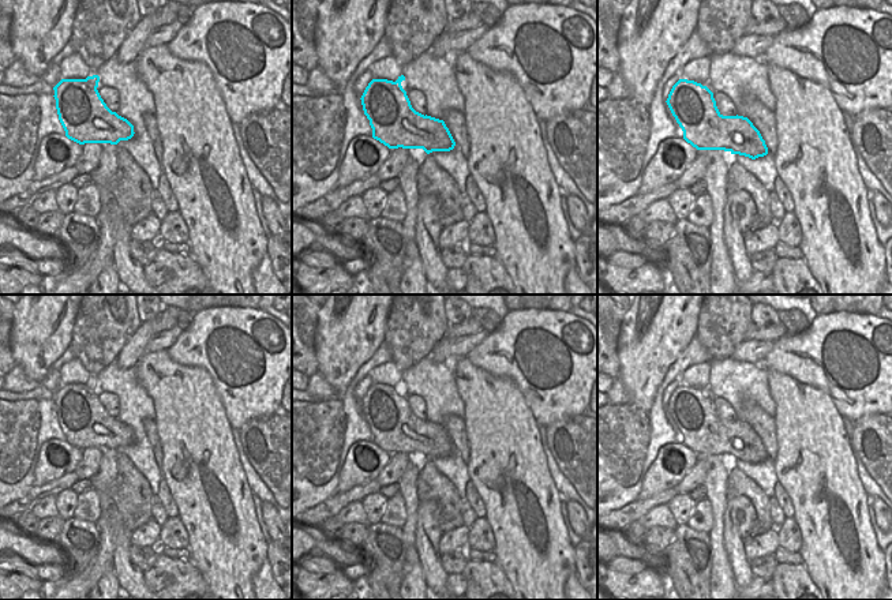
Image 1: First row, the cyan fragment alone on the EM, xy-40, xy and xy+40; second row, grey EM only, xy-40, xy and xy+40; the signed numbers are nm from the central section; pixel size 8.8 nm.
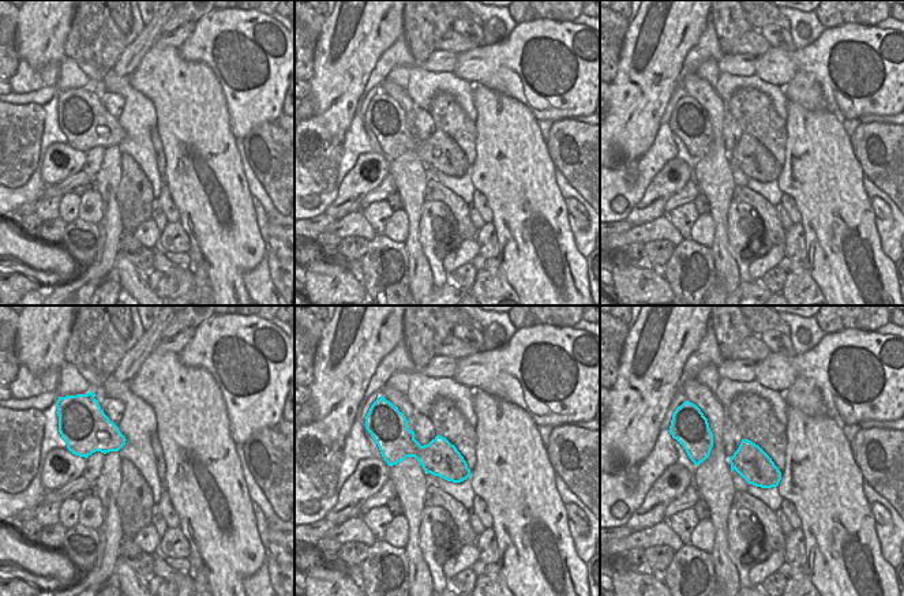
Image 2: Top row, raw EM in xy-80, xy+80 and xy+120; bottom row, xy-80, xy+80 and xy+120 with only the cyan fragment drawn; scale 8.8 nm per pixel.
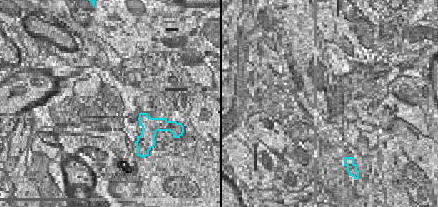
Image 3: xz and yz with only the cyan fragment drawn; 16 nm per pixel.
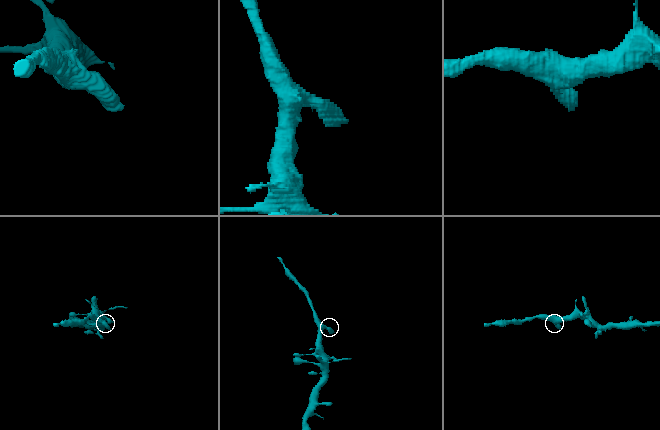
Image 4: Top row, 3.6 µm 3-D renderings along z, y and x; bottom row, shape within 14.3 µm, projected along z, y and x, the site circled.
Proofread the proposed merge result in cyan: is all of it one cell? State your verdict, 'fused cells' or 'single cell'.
single cell

